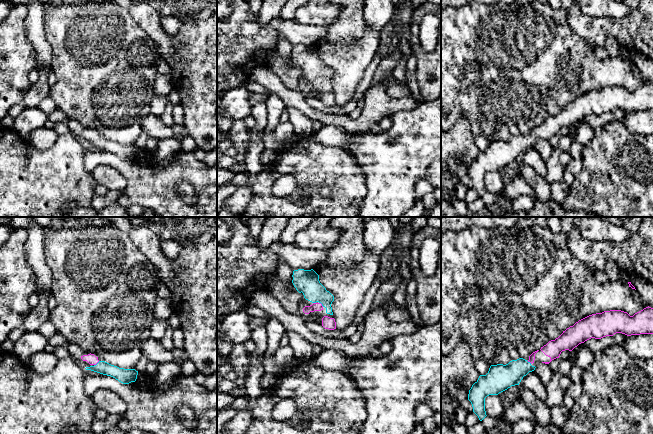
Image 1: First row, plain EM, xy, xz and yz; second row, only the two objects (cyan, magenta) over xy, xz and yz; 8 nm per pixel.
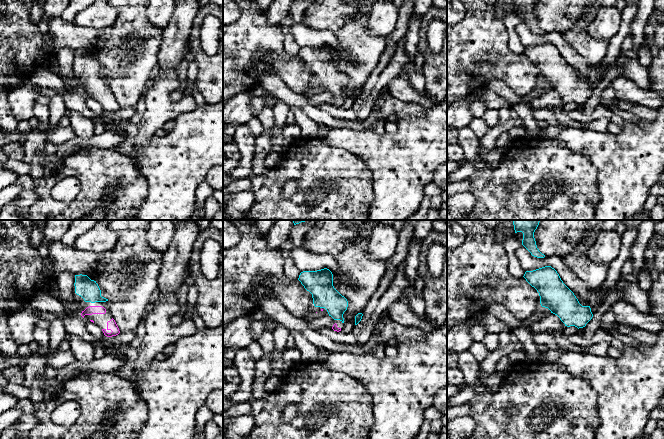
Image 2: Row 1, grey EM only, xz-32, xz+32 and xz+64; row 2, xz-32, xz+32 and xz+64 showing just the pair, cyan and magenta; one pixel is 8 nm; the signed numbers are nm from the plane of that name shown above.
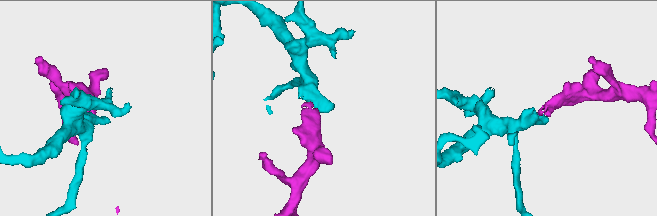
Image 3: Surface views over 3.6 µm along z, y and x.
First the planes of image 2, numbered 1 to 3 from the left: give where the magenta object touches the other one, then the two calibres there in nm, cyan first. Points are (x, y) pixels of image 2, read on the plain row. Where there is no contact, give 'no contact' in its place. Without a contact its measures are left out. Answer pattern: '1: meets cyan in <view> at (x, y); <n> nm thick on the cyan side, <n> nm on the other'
1: no contact
2: no contact
3: no contact

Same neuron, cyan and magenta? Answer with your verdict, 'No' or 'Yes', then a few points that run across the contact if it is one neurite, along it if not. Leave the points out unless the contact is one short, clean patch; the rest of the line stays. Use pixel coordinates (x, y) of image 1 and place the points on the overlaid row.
Yes. Line: xy (125, 376), (101, 367), (97, 363), (90, 358)

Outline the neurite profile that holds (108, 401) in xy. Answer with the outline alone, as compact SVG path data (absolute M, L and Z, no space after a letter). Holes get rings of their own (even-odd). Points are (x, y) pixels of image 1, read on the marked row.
M100 389L91 398L96 410L103 411L106 415L123 415L126 412L125 401L112 390Z

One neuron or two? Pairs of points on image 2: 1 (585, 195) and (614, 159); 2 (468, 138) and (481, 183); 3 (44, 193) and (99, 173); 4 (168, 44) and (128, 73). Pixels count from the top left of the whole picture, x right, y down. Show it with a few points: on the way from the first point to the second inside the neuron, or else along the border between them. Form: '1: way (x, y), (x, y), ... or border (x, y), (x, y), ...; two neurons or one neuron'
1: border (588, 158), (597, 174), (597, 204); two neurons
2: border (478, 156), (474, 161), (474, 171), (468, 178); two neurons
3: way (58, 205), (75, 205), (91, 189); one neuron
4: border (163, 30), (157, 63); two neurons

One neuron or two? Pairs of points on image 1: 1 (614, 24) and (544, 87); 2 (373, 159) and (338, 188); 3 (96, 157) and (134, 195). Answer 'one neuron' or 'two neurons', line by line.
1: two neurons
2: two neurons
3: one neuron

